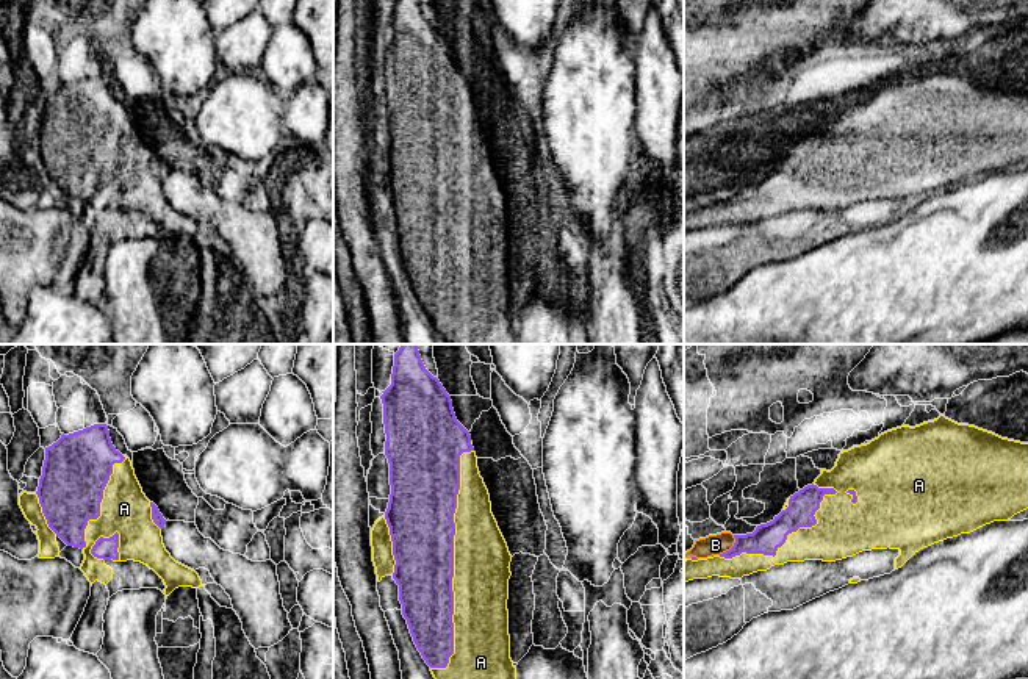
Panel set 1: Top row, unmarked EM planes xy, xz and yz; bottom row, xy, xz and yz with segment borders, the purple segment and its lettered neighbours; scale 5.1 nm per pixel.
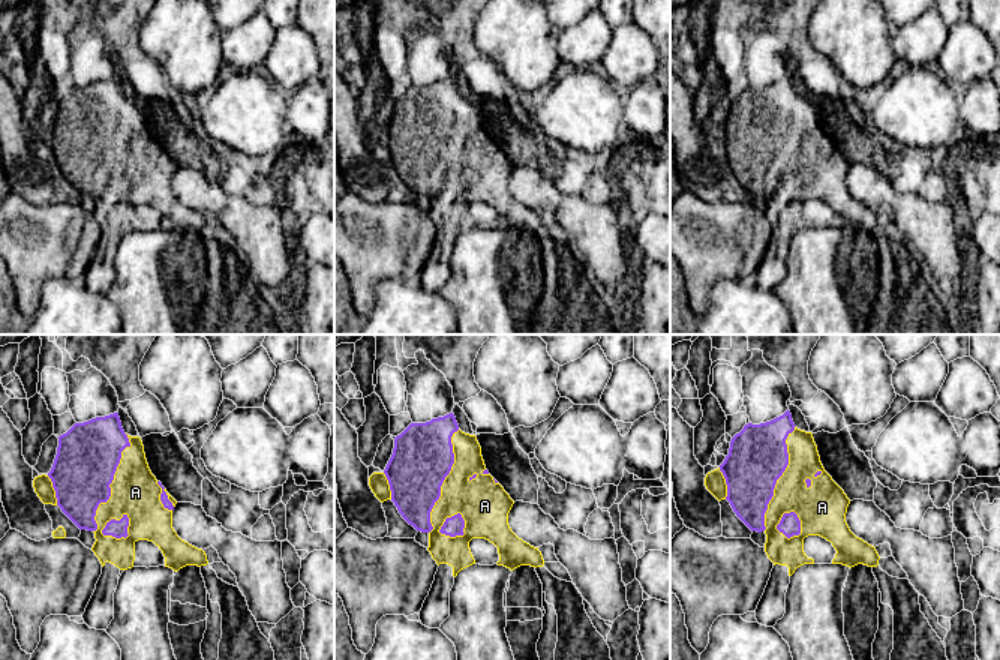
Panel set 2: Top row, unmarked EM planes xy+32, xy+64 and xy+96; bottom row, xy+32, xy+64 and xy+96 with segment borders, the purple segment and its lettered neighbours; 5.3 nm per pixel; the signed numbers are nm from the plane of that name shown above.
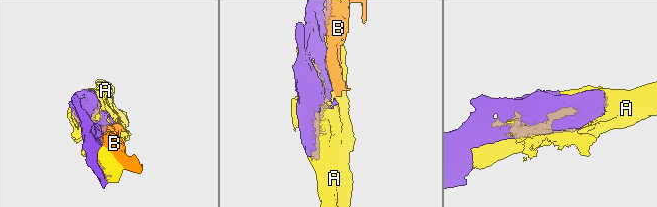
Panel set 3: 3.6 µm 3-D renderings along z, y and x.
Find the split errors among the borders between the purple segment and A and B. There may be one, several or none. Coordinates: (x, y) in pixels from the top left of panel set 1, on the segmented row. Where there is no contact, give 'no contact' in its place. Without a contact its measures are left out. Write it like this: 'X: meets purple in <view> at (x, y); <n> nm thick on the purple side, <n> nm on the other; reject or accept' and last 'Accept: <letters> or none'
A: meets purple in xz at (452, 562); 340 nm thick on the purple side, 280 nm on the other; accept
B: meets purple in yz at (731, 548); 150 nm thick on the purple side, 110 nm on the other; reject
Accept: A

